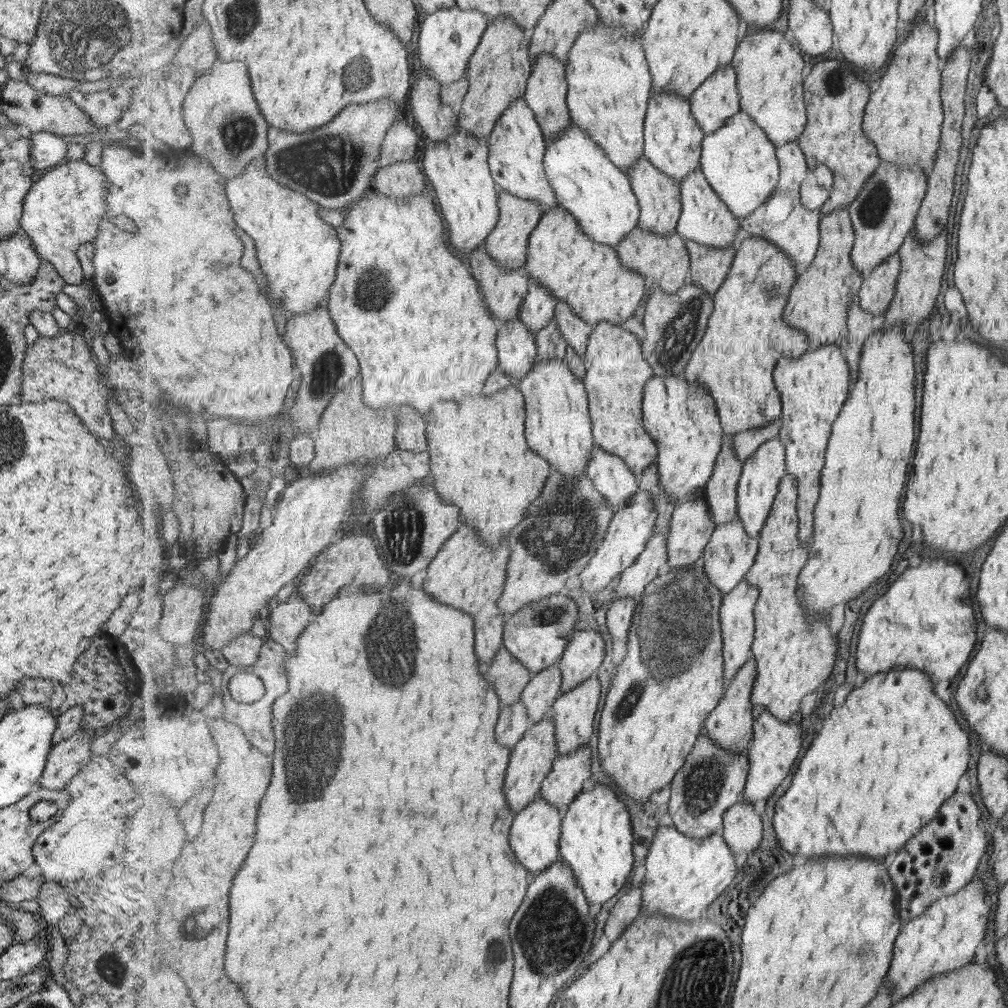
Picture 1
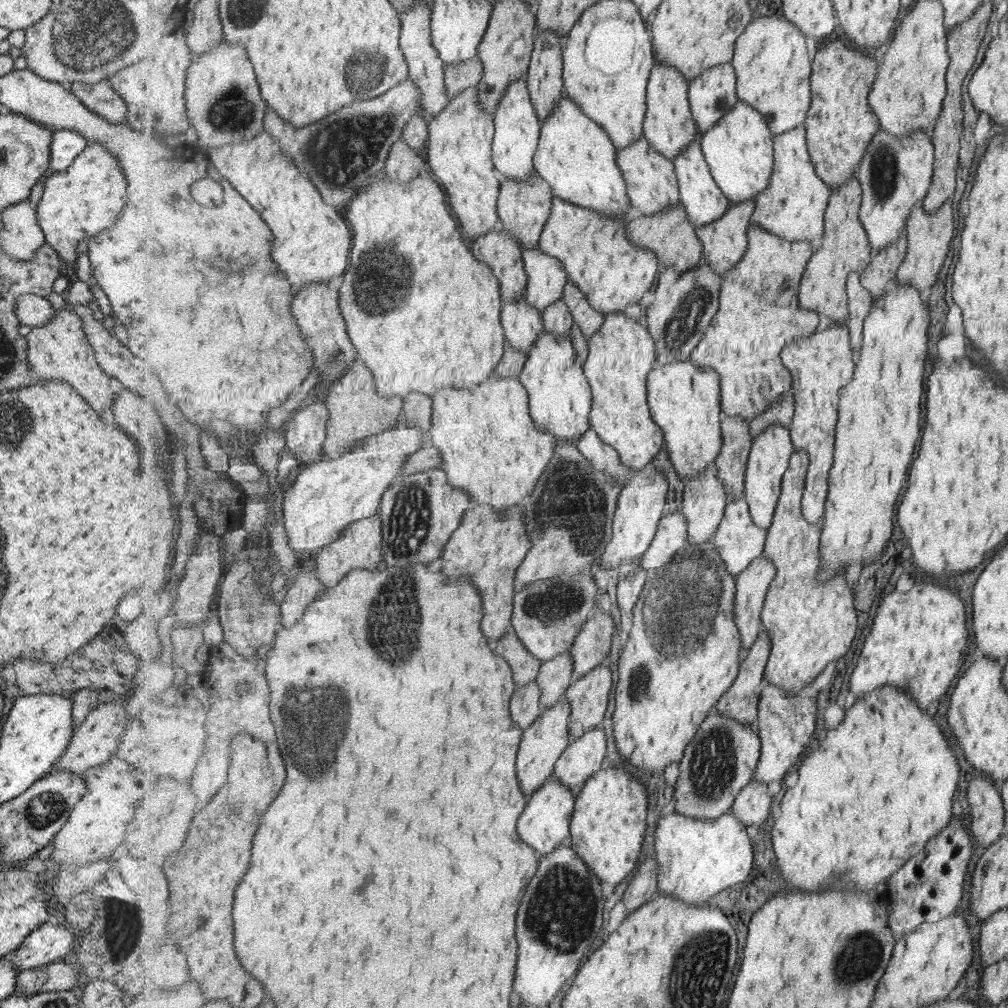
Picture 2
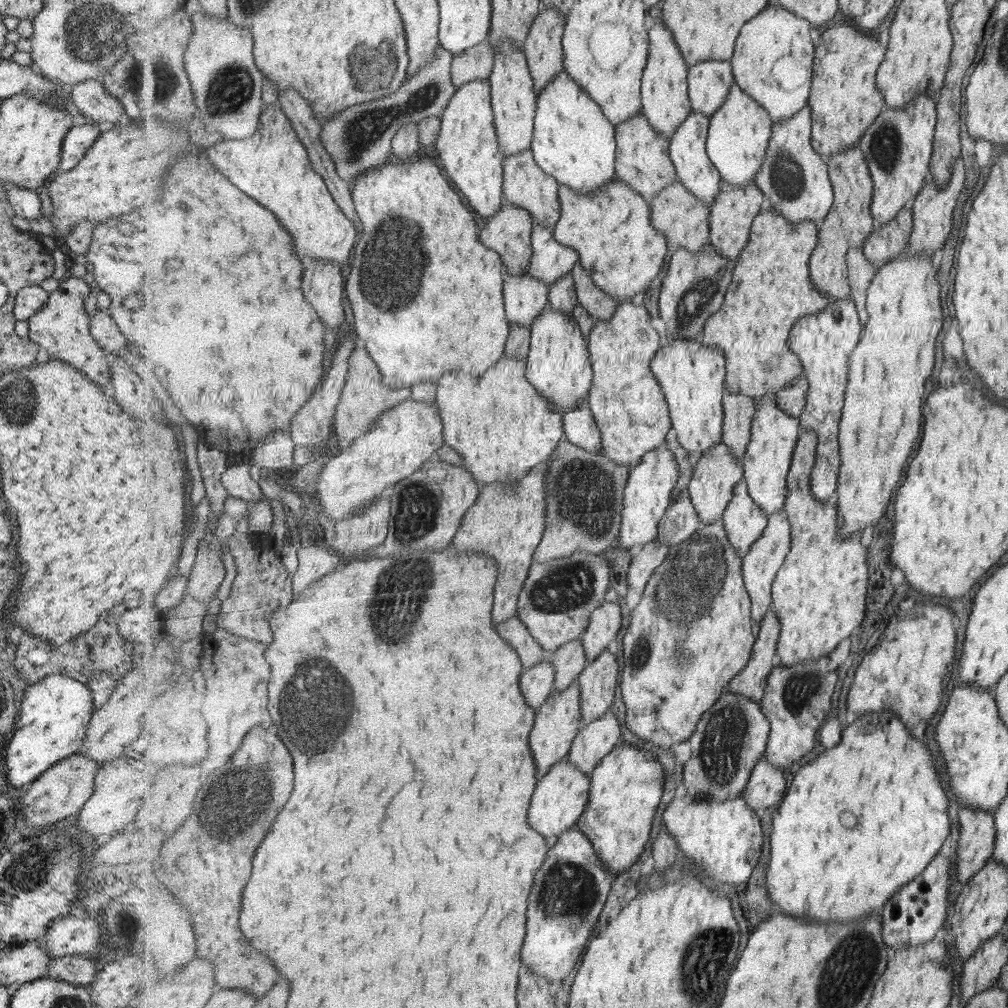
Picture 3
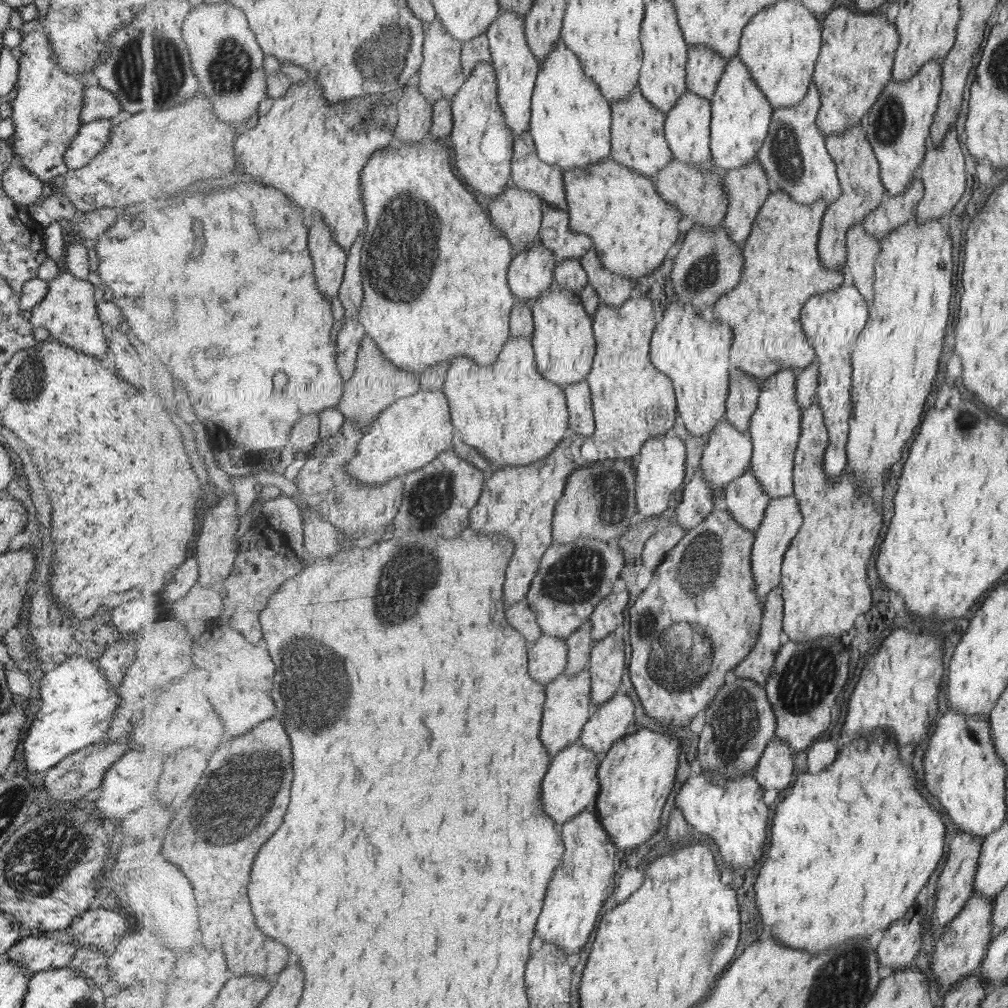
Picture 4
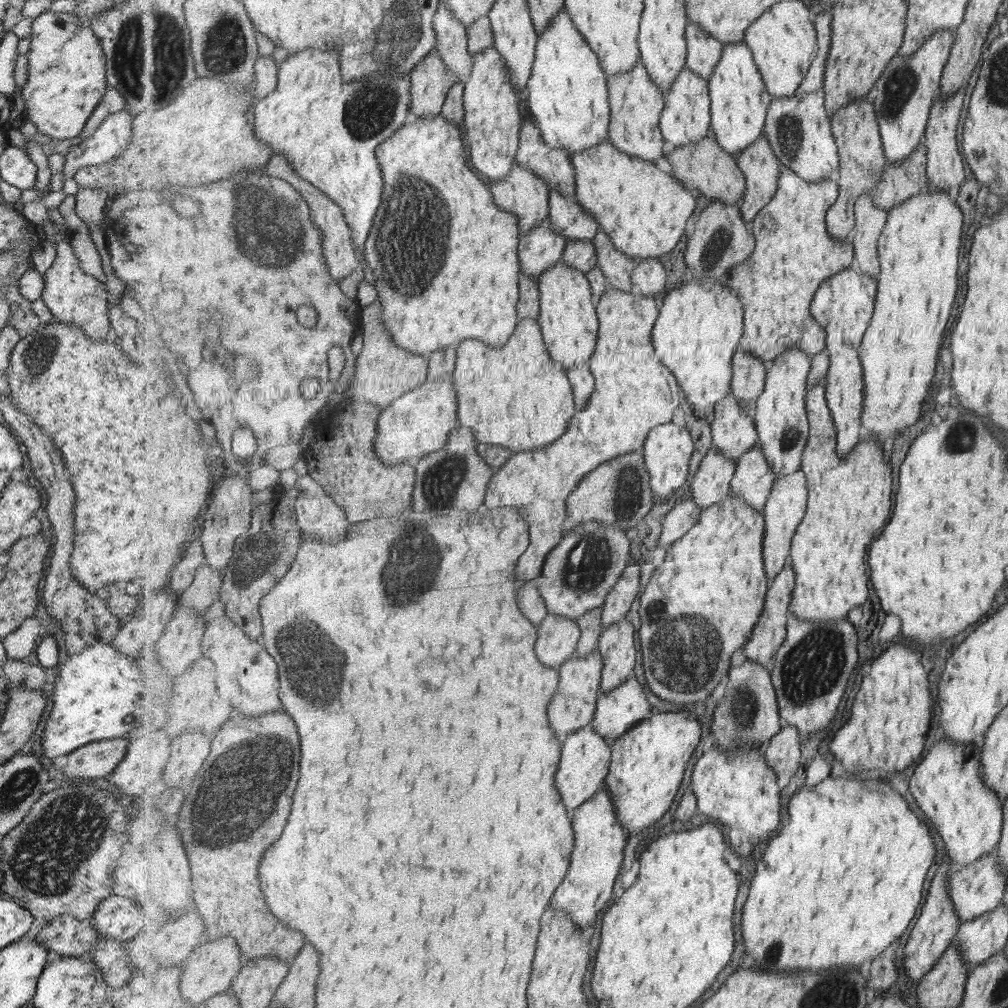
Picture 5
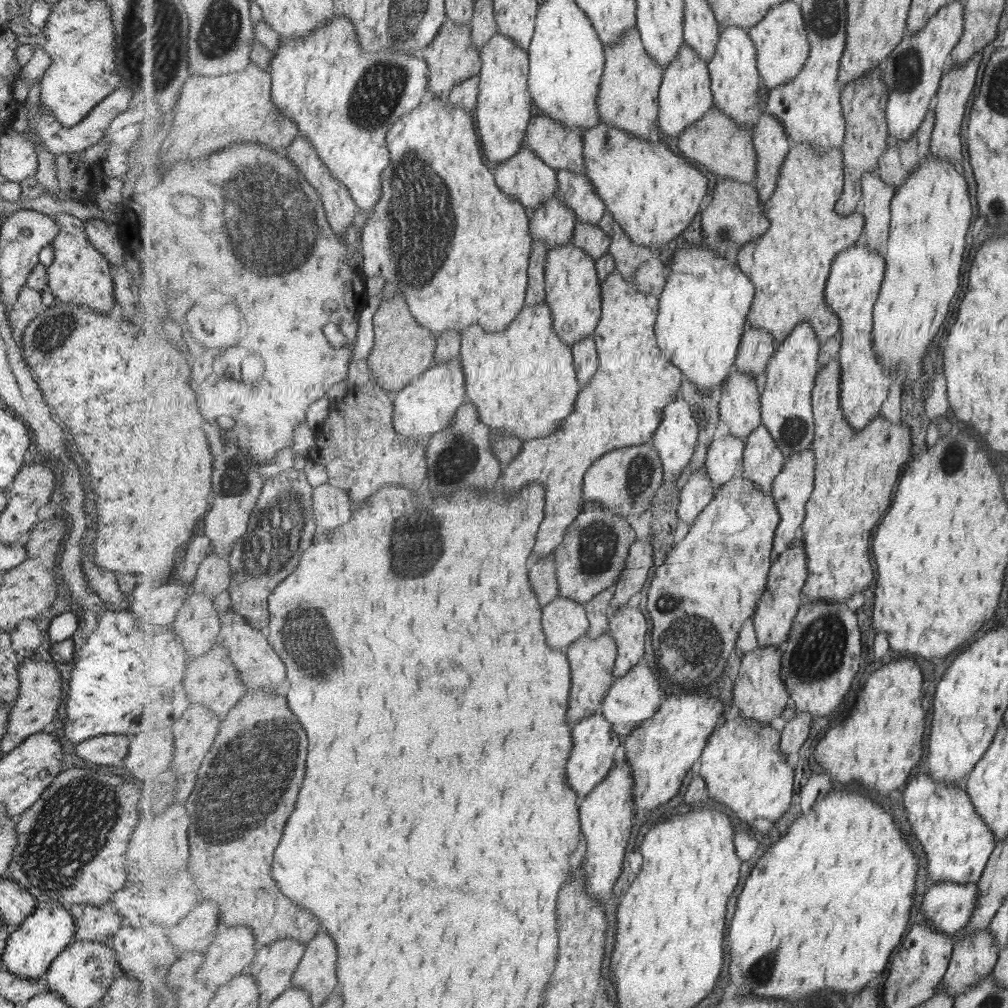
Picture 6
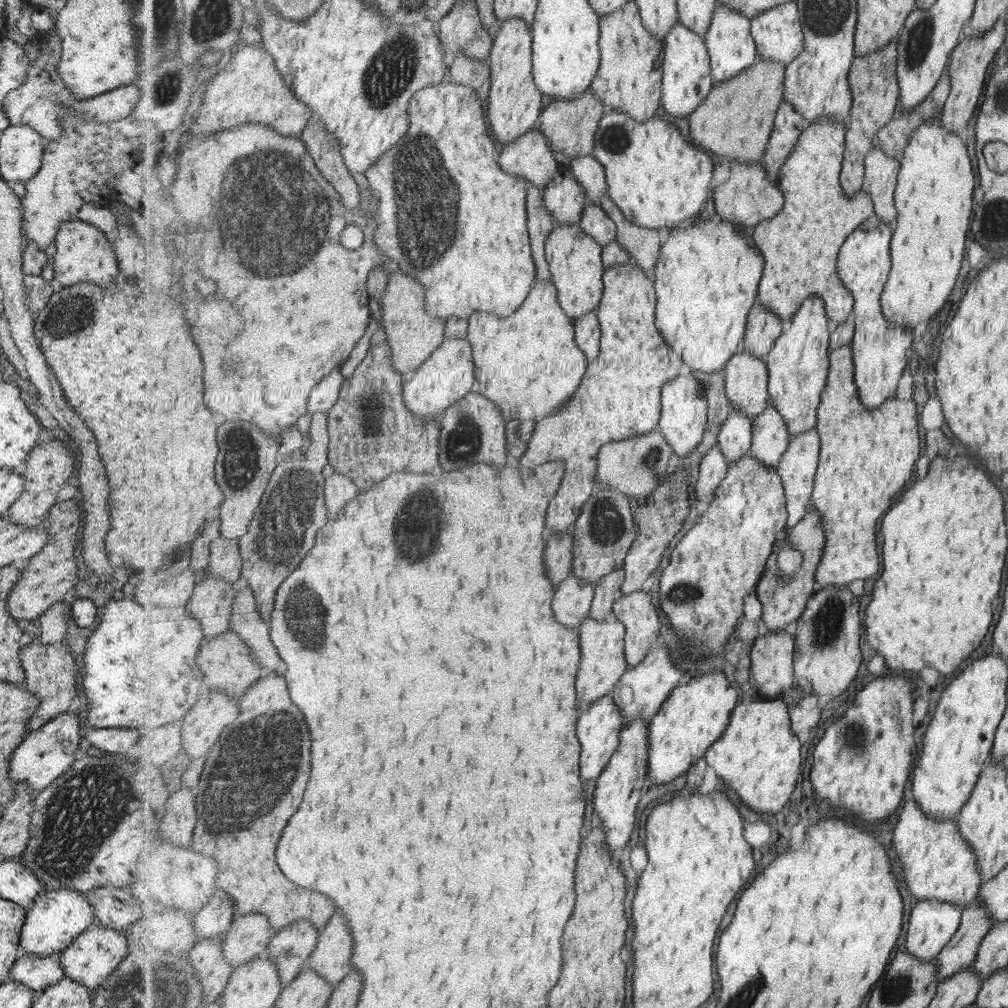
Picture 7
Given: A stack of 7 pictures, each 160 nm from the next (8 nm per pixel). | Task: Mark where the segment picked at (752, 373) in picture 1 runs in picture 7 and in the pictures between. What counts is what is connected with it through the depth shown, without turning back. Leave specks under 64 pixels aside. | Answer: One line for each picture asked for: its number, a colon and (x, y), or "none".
2: (760, 312)
3: (772, 289)
4: (783, 270)
5: (795, 254)
6: (790, 264)
7: (801, 245)

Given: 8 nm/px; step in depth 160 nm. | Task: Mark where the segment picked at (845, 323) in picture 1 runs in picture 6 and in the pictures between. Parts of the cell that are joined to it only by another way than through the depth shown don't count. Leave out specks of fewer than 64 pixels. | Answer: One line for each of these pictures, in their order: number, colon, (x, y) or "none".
2: (846, 247)
3: (850, 222)
4: (859, 170)
5: (856, 127)
6: (865, 101)

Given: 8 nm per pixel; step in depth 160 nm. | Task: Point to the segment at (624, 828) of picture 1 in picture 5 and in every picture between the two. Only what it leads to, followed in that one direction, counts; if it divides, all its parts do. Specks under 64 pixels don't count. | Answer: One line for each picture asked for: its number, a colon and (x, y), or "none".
2: (610, 820)
3: (627, 786)
4: (637, 775)
5: (648, 767)

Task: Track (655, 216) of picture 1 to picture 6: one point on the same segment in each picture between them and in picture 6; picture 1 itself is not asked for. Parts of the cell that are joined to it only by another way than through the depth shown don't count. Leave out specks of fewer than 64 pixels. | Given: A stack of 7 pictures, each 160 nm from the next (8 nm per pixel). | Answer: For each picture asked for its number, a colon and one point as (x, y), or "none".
2: (652, 181)
3: (643, 159)
4: (639, 142)
5: (637, 102)
6: (629, 98)

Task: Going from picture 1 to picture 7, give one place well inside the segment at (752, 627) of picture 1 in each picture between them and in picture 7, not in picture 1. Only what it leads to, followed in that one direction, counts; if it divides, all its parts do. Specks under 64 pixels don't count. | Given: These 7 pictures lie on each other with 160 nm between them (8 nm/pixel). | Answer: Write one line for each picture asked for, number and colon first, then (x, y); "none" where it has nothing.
2: (754, 583)
3: (765, 559)
4: (784, 519)
5: (785, 509)
6: (792, 489)
7: (798, 467)

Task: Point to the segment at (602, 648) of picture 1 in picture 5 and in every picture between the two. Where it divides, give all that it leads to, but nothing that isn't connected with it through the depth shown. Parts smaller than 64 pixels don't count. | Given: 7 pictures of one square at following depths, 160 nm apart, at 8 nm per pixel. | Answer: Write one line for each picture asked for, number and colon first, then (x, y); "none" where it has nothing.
2: (593, 646)
3: (606, 622)
4: (608, 616)
5: (619, 601)

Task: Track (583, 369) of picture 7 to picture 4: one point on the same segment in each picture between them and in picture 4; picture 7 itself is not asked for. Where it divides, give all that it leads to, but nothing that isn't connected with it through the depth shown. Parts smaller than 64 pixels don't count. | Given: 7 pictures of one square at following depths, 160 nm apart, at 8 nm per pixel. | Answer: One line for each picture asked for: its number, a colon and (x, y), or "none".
4: (514, 417)
5: (516, 397)
6: (523, 380)

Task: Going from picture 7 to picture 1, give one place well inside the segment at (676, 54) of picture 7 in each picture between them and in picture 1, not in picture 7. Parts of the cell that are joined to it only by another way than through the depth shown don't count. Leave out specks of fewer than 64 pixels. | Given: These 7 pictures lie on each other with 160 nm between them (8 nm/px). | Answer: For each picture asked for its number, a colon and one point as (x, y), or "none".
1: (706, 218)
2: (705, 201)
3: (688, 146)
4: (688, 124)
5: (687, 118)
6: (686, 94)

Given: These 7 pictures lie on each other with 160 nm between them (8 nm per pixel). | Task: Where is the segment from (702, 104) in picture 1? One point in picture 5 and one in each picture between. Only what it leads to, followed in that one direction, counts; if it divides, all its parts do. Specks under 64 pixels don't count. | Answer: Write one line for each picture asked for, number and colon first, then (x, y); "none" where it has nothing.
2: (714, 93)
3: (709, 83)
4: (705, 68)
5: (704, 51)

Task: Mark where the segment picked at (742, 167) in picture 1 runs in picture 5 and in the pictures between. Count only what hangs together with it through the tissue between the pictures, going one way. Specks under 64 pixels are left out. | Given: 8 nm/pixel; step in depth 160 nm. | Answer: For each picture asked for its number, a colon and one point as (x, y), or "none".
2: (740, 150)
3: (739, 138)
4: (741, 112)
5: (740, 100)

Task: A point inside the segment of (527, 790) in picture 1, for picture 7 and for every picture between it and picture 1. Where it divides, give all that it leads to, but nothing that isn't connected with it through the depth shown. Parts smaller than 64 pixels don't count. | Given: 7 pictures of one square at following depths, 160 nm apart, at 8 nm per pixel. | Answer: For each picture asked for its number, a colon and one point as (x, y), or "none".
2: (543, 743)
3: (559, 720)
4: (569, 704)
5: (574, 705)
6: (592, 660)
7: (603, 642)

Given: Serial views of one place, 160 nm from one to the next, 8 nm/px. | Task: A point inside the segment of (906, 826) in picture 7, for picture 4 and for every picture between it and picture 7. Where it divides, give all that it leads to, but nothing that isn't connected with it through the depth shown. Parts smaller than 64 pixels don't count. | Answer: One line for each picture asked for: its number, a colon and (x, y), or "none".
4: (963, 772)
5: (947, 785)
6: (955, 839)

